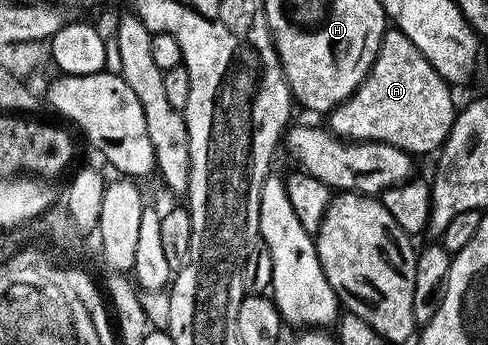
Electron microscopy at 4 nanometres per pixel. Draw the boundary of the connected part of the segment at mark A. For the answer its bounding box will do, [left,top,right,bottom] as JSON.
[328,27,456,153]

